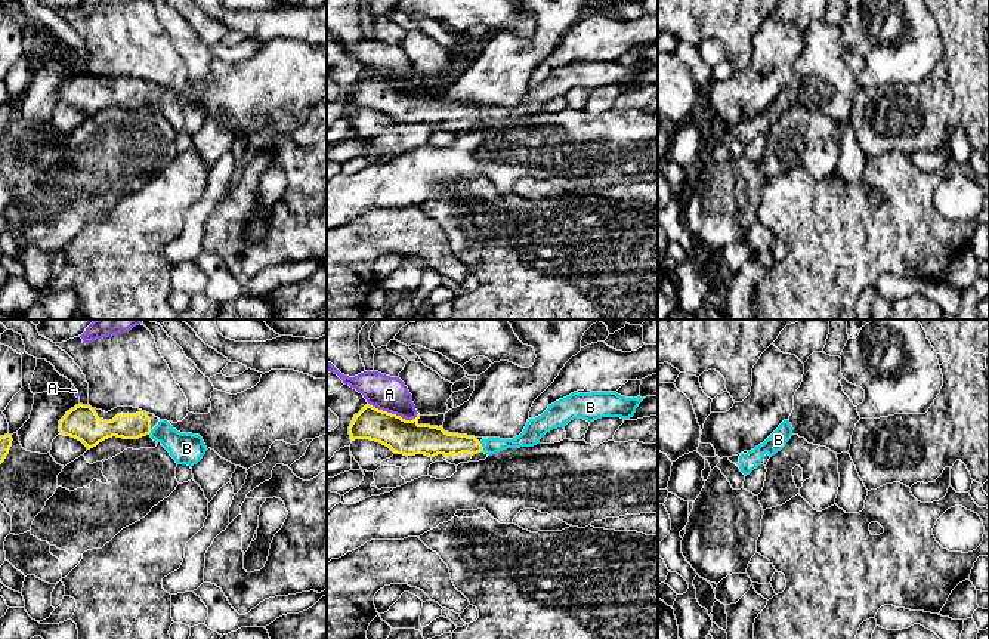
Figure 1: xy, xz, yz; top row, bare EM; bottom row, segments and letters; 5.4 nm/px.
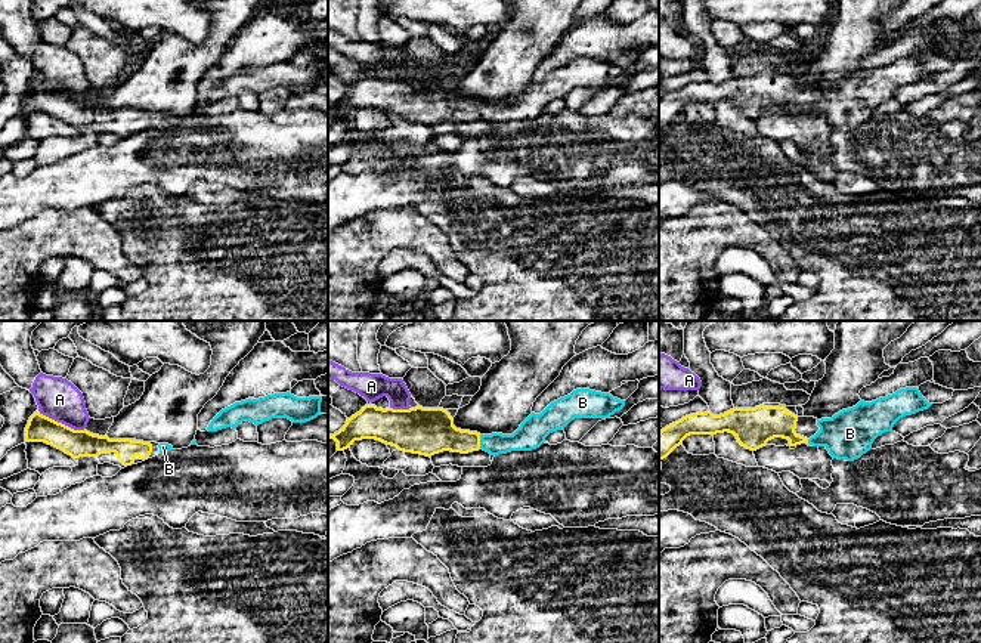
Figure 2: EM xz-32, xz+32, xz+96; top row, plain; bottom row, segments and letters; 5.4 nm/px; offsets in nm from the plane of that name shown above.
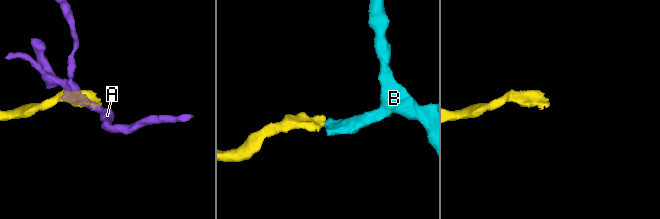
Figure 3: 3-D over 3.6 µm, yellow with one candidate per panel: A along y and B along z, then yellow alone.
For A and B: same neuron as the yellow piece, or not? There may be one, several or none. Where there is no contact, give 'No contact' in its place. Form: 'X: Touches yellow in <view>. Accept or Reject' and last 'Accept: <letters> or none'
A: Touches yellow in xz. Reject
B: Touches yellow in xy. Accept
Accept: B

